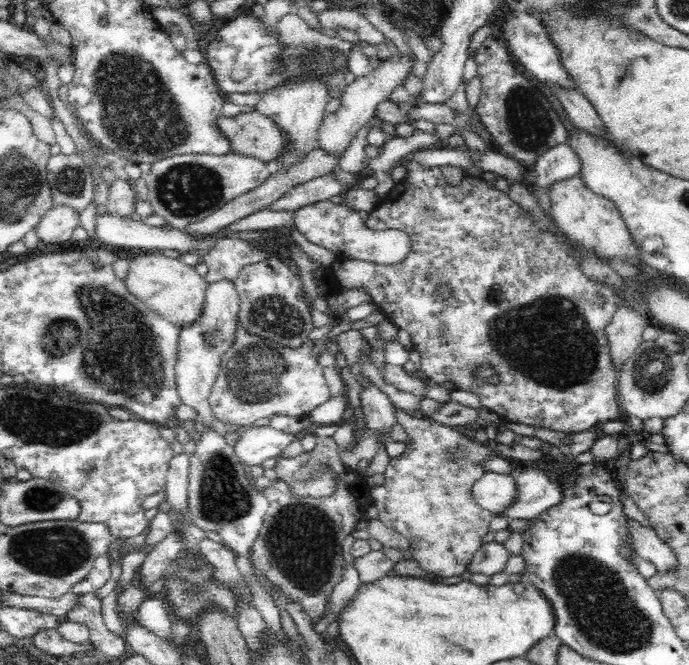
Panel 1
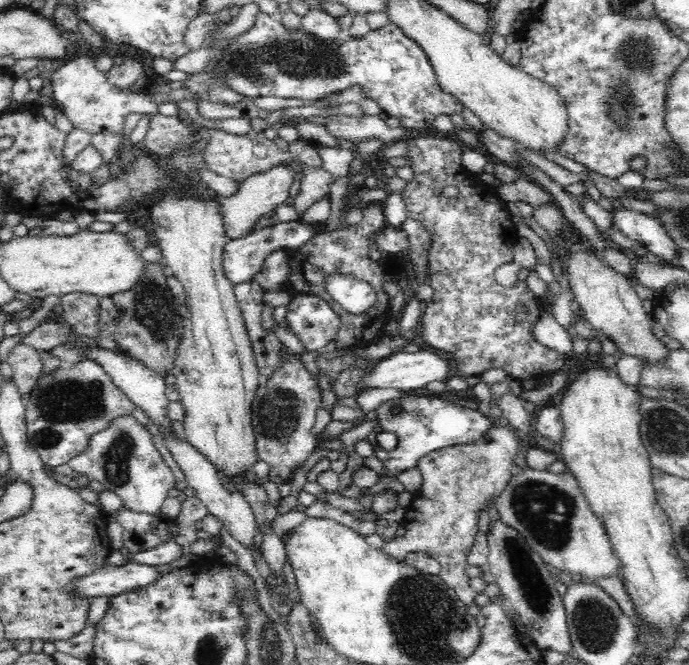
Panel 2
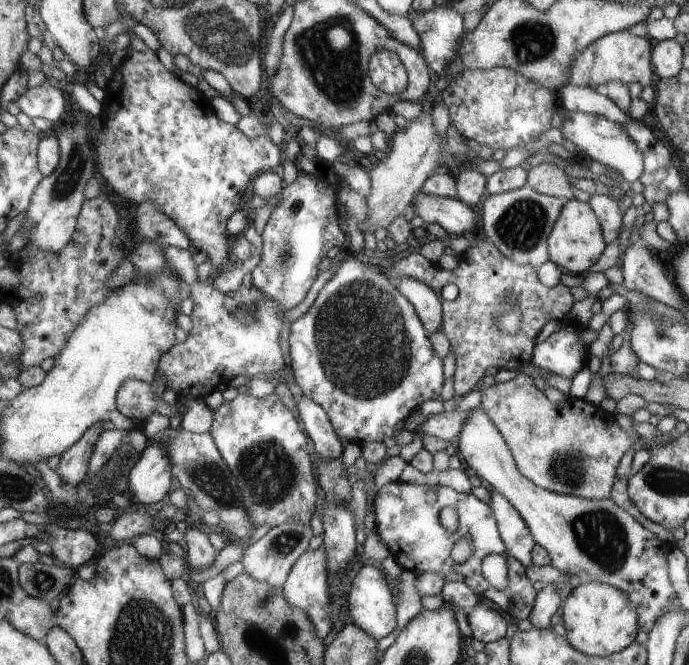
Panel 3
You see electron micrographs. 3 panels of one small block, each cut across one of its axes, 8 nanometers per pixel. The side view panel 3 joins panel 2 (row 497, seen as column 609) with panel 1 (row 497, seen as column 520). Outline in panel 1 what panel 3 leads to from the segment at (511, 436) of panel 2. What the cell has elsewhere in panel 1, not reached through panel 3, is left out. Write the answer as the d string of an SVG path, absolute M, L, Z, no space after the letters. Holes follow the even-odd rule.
M397 408L394 415L396 415L397 422L408 433L405 440L406 449L400 456L389 461L384 483L371 488L372 502L379 510L378 520L387 527L402 533L402 536L410 541L409 557L416 559L422 570L432 572L442 581L450 576L459 576L468 568L472 556L482 546L482 538L488 534L490 520L493 518L491 512L485 511L472 501L472 484L486 474L483 464L495 457L535 461L545 457L540 449L534 450L515 442L511 446L497 441L494 446L490 446L490 444L465 436L450 426L436 423L434 419L423 414L414 417Z

